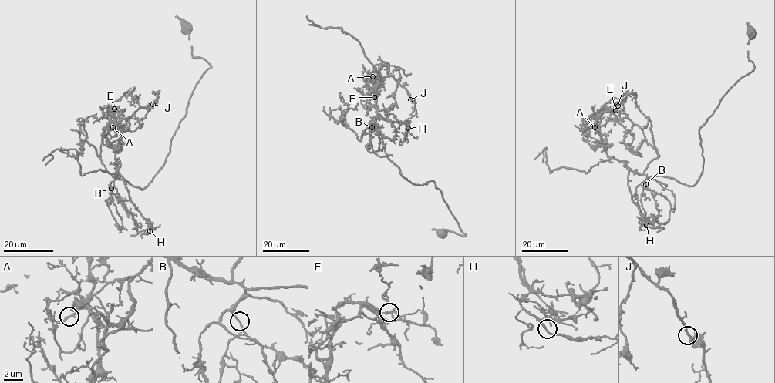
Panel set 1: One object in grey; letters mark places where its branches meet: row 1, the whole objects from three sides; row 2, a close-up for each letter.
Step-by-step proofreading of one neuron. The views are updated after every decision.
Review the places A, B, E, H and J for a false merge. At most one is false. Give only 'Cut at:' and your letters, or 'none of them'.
Cut at: A

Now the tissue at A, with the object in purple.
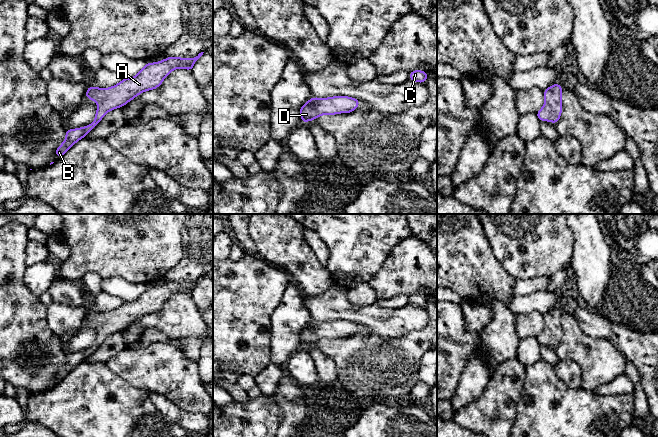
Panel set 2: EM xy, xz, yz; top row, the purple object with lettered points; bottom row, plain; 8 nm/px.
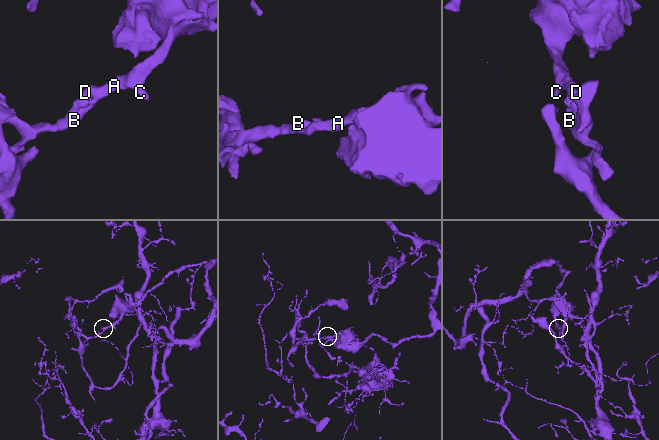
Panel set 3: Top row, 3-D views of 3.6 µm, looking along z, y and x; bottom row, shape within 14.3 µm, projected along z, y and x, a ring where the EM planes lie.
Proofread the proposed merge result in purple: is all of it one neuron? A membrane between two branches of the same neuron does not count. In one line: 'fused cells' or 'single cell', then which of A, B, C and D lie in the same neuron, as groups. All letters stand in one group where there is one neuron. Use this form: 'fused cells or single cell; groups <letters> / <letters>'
fused cells; groups A C / B D

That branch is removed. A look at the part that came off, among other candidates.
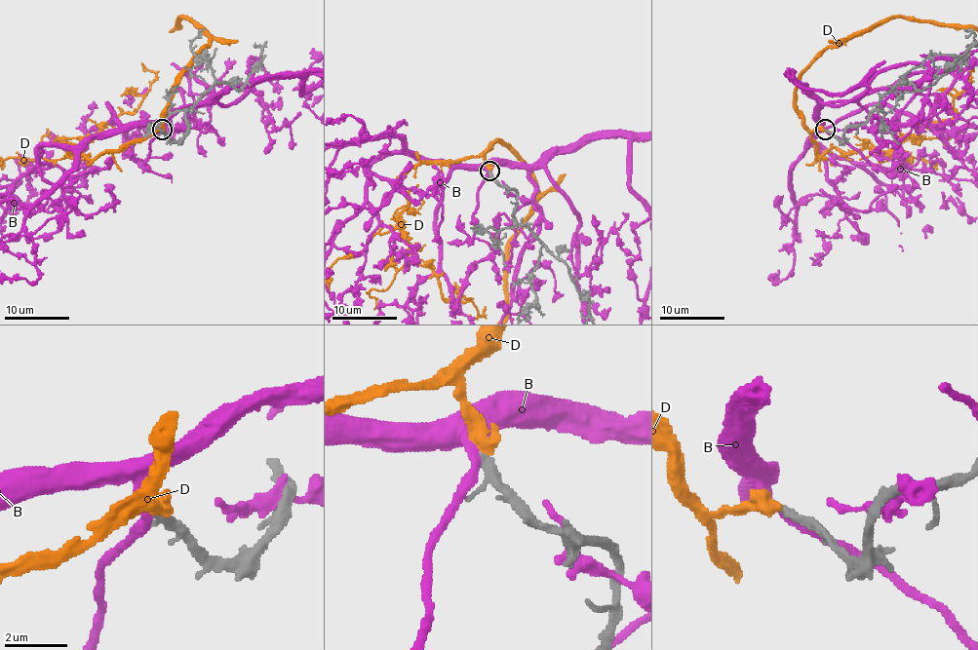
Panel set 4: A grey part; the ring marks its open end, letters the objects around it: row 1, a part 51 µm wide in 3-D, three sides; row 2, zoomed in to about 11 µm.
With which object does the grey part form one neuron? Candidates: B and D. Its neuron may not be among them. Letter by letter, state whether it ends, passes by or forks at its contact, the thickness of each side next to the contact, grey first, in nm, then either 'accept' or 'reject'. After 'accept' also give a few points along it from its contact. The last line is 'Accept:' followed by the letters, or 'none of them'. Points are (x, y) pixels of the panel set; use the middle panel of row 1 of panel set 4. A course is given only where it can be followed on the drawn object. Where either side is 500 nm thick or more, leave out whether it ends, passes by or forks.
B: it passes by | 240/280 nm | reject
D: it ends | 220/480 nm | accept
Accept: D

